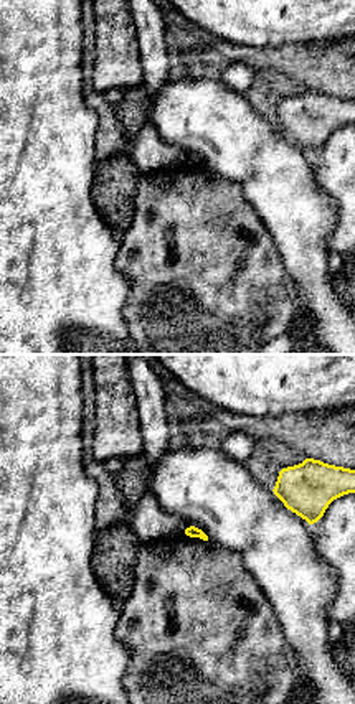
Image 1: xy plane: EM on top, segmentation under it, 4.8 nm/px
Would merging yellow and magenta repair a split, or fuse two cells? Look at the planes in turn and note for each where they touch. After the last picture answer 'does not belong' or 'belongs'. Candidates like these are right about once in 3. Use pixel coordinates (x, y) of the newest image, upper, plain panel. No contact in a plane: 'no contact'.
no contact

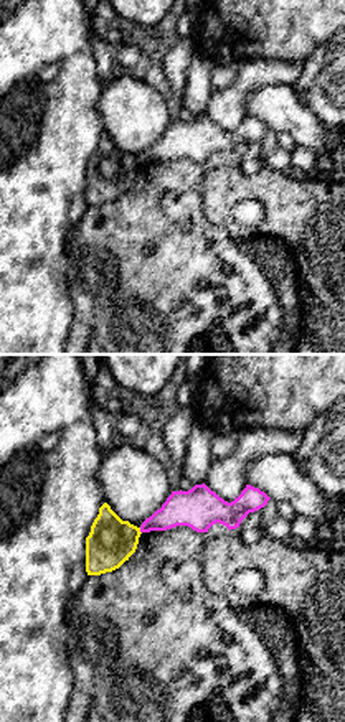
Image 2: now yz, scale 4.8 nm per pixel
meets yellow at (139, 162)

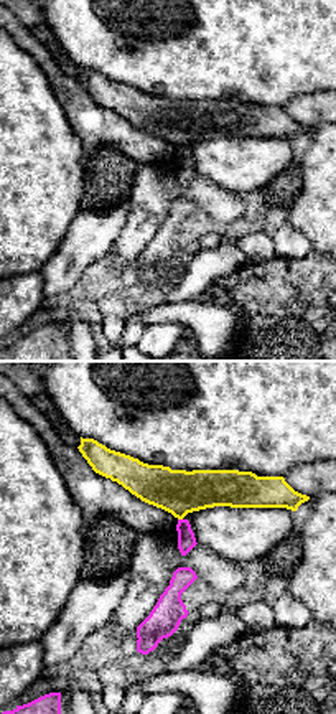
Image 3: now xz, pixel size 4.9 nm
meets yellow at (180, 149)

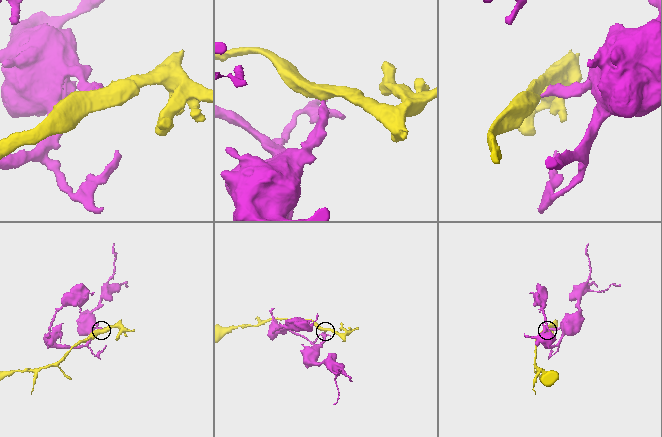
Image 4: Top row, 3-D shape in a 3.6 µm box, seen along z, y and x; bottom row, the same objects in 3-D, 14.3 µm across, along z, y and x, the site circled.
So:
does not belong

